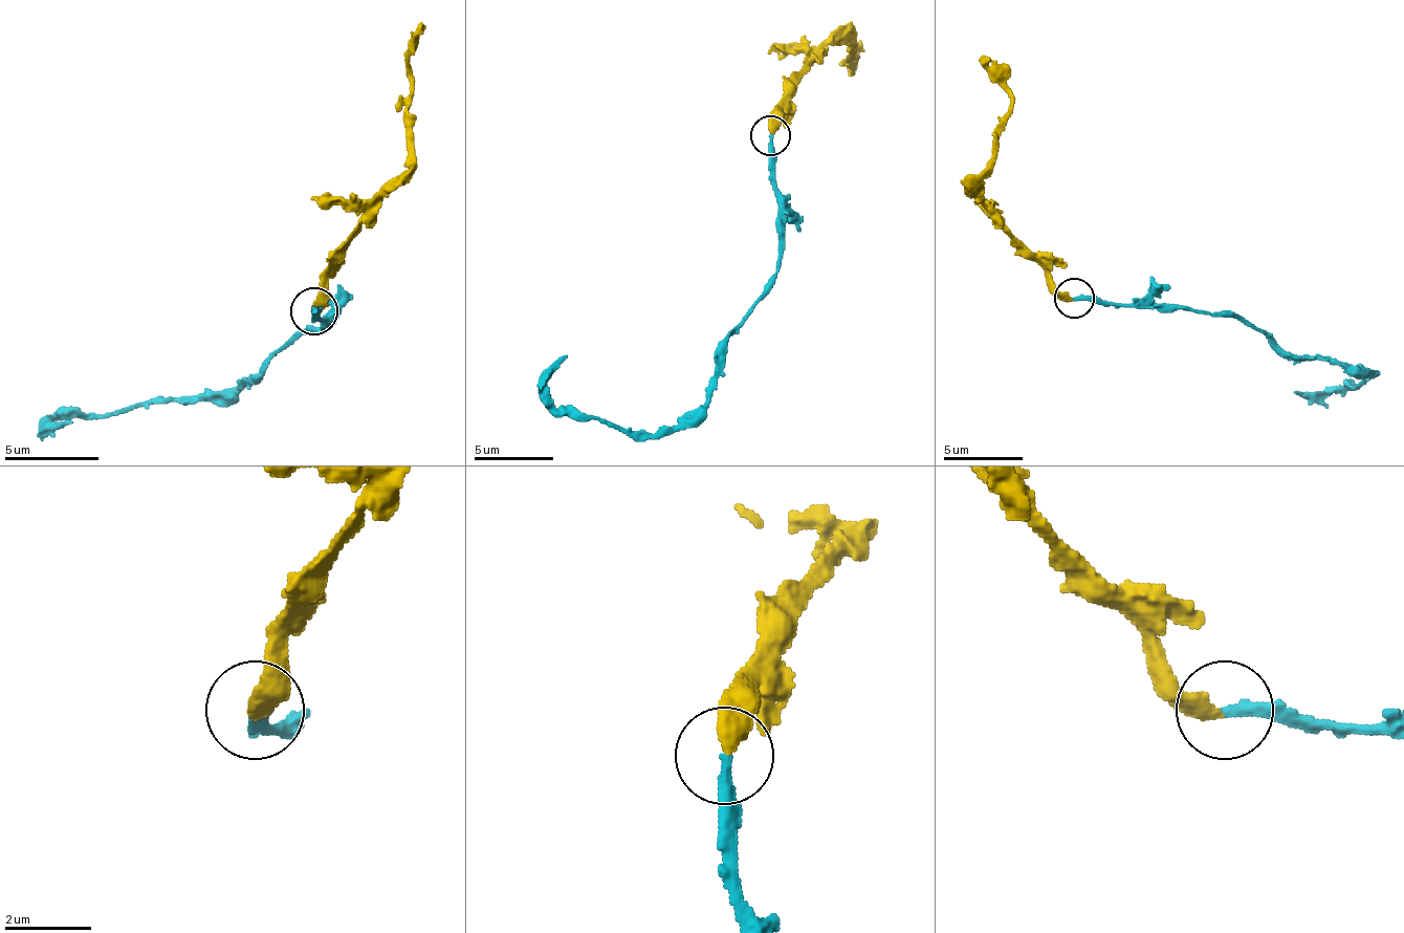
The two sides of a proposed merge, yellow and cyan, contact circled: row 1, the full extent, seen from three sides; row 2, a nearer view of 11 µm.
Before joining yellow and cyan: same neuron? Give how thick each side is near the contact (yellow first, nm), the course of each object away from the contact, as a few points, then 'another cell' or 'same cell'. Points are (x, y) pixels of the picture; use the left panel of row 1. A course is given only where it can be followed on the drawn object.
400/280 nm | yellow via (315, 309), (320, 272), (387, 191), (410, 153), (410, 48), (419, 20) | cyan via (315, 309), (325, 324), (282, 347), (244, 385), (178, 399), (79, 414), (50, 424), (73, 424) | same cell

